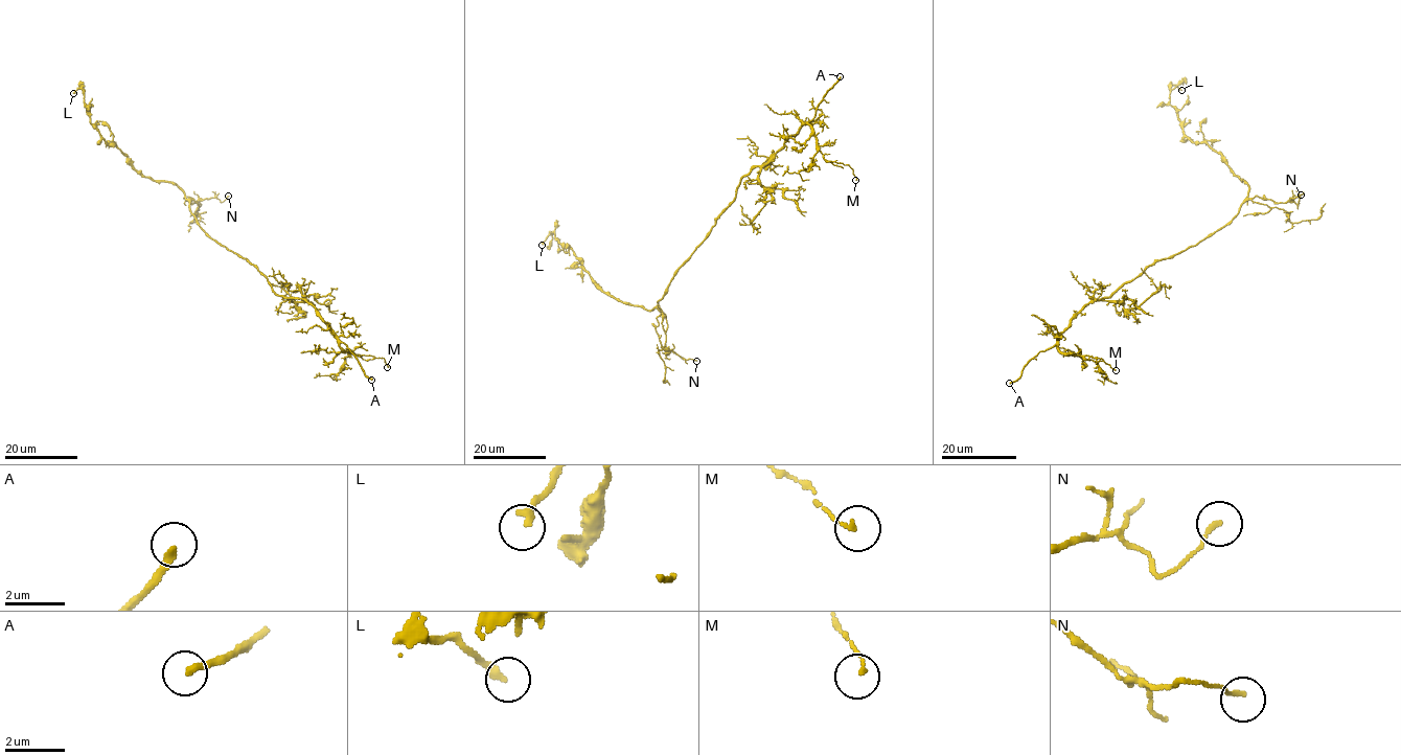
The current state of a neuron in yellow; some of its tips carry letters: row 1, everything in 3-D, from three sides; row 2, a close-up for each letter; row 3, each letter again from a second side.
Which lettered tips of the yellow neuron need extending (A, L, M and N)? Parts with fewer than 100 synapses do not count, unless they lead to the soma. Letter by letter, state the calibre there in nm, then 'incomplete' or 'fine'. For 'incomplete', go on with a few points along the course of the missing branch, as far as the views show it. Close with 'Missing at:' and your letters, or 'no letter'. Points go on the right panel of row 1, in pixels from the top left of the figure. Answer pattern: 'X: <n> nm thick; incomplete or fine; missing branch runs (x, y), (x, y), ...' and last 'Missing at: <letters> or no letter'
A: 240 nm thick; incomplete; missing branch runs (1009, 383), (1009, 391), (1014, 396), (1020, 401), (1034, 402), (1039, 410), (1033, 412), (1005, 403)
L: 240 nm thick; fine
M: 130 nm thick; fine
N: 140 nm thick; fine
Missing at: A

